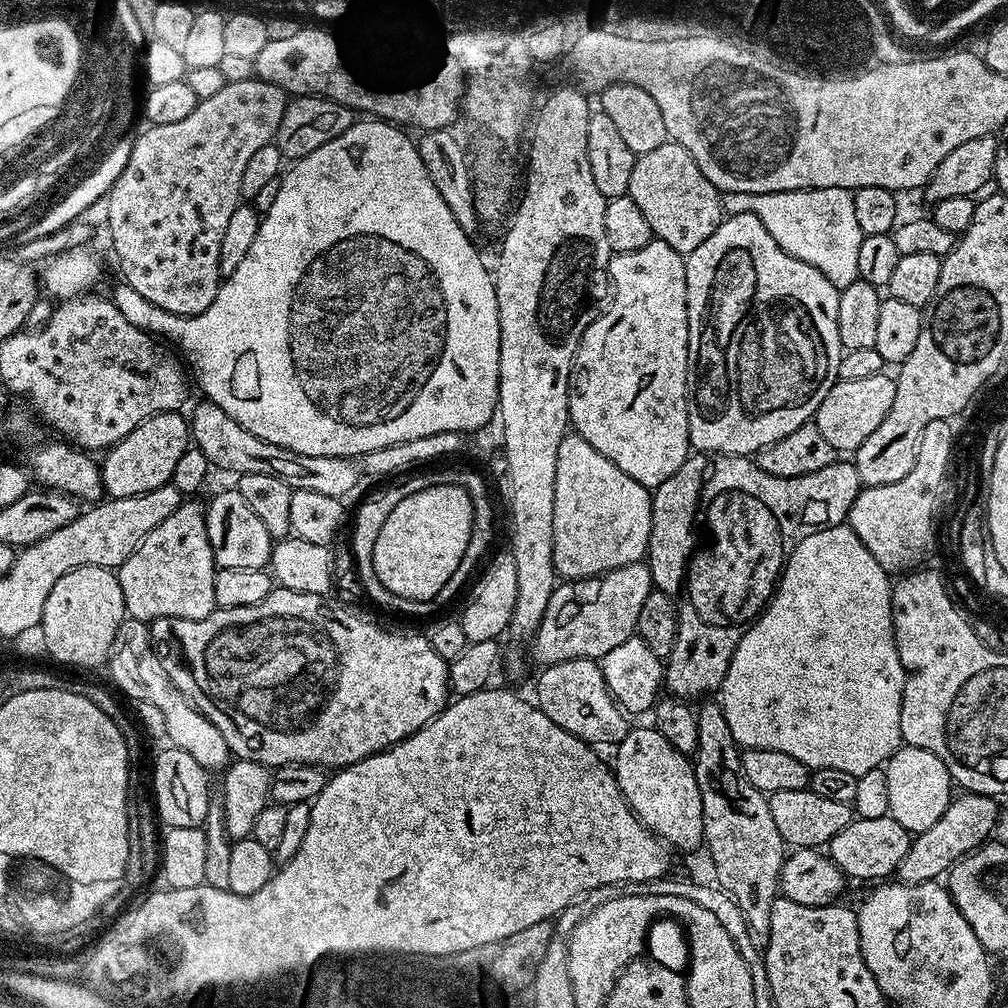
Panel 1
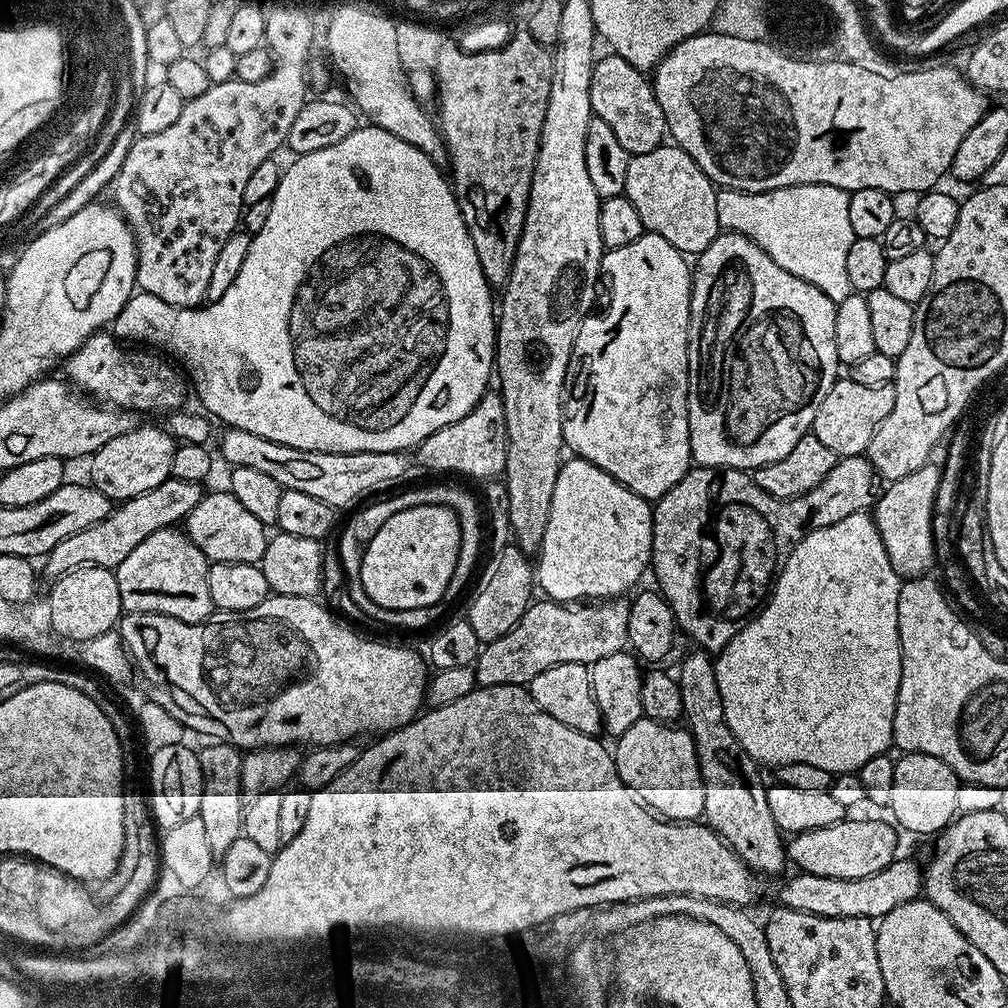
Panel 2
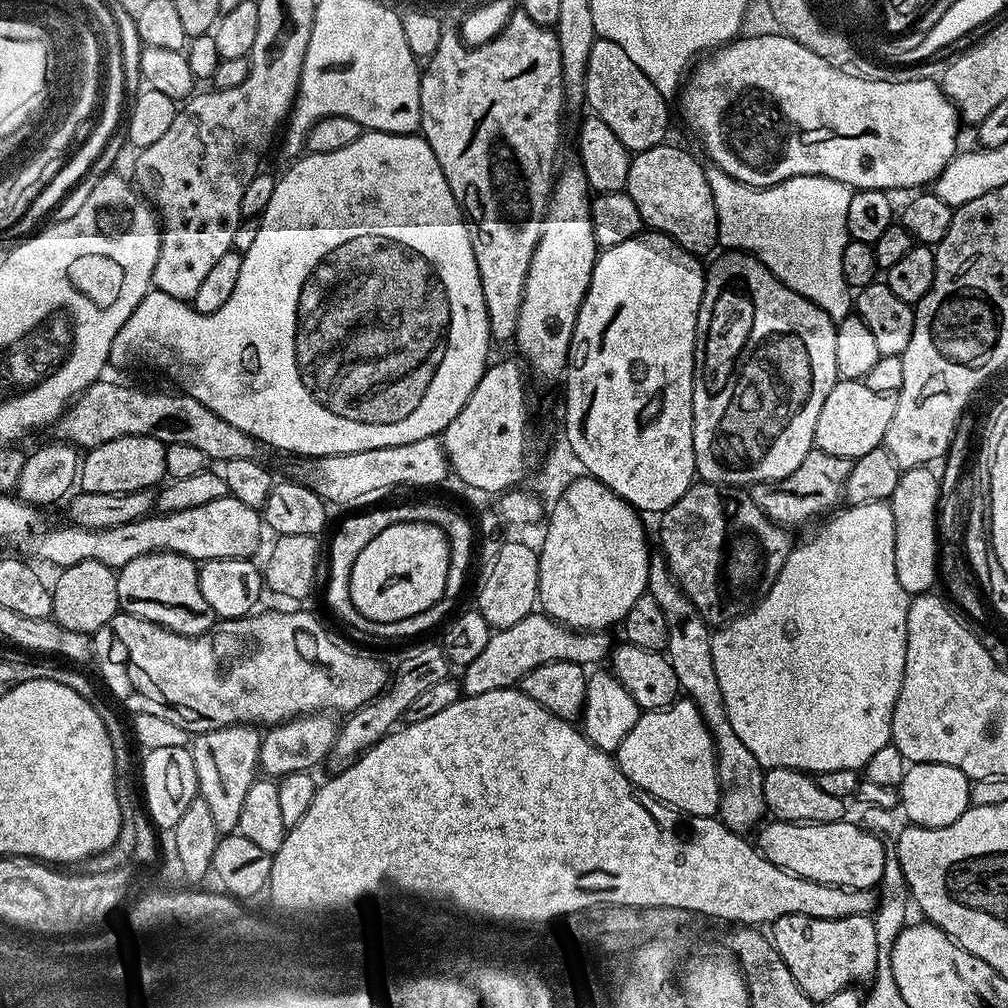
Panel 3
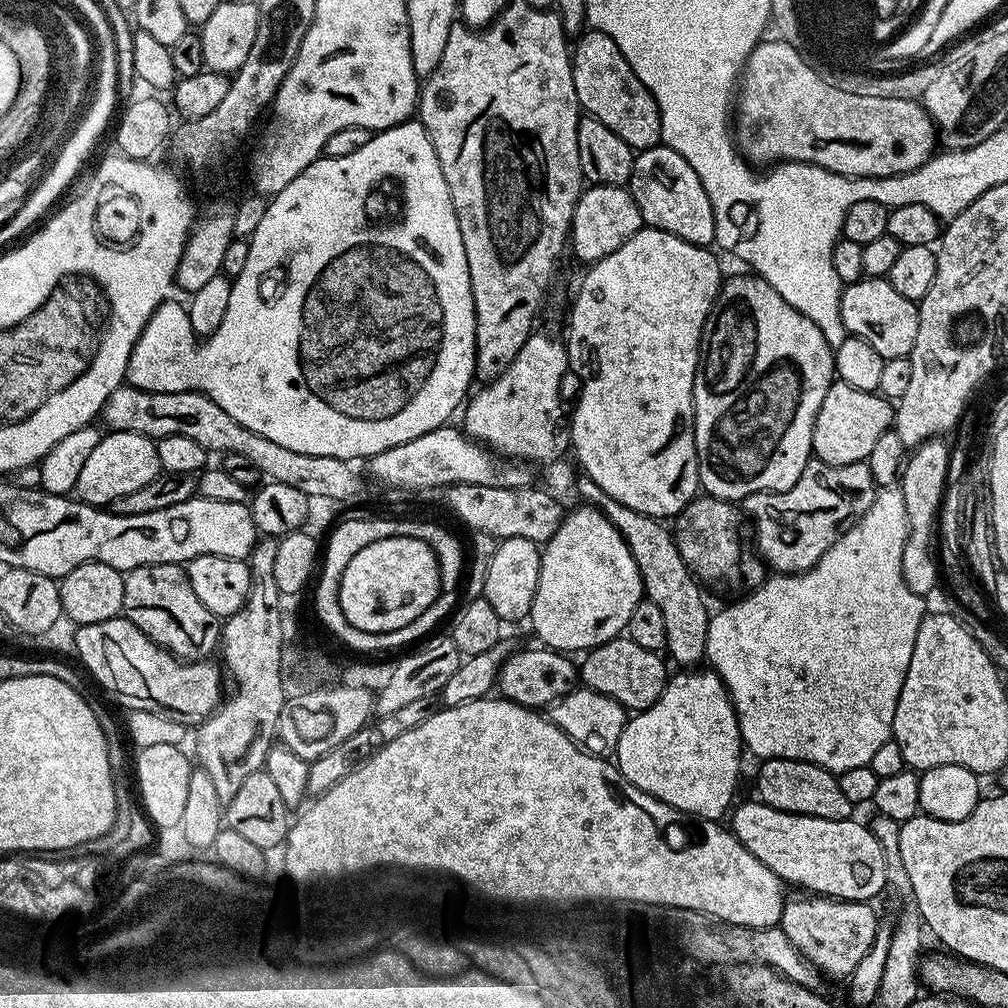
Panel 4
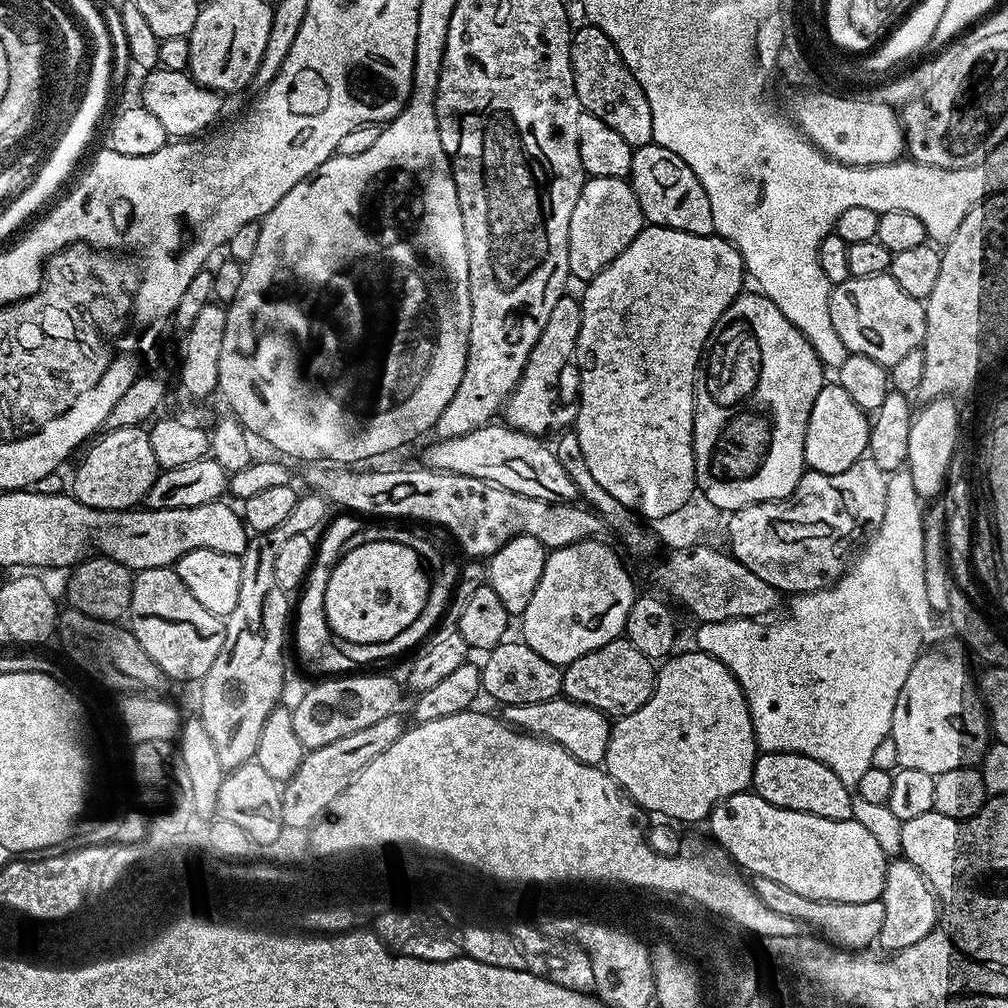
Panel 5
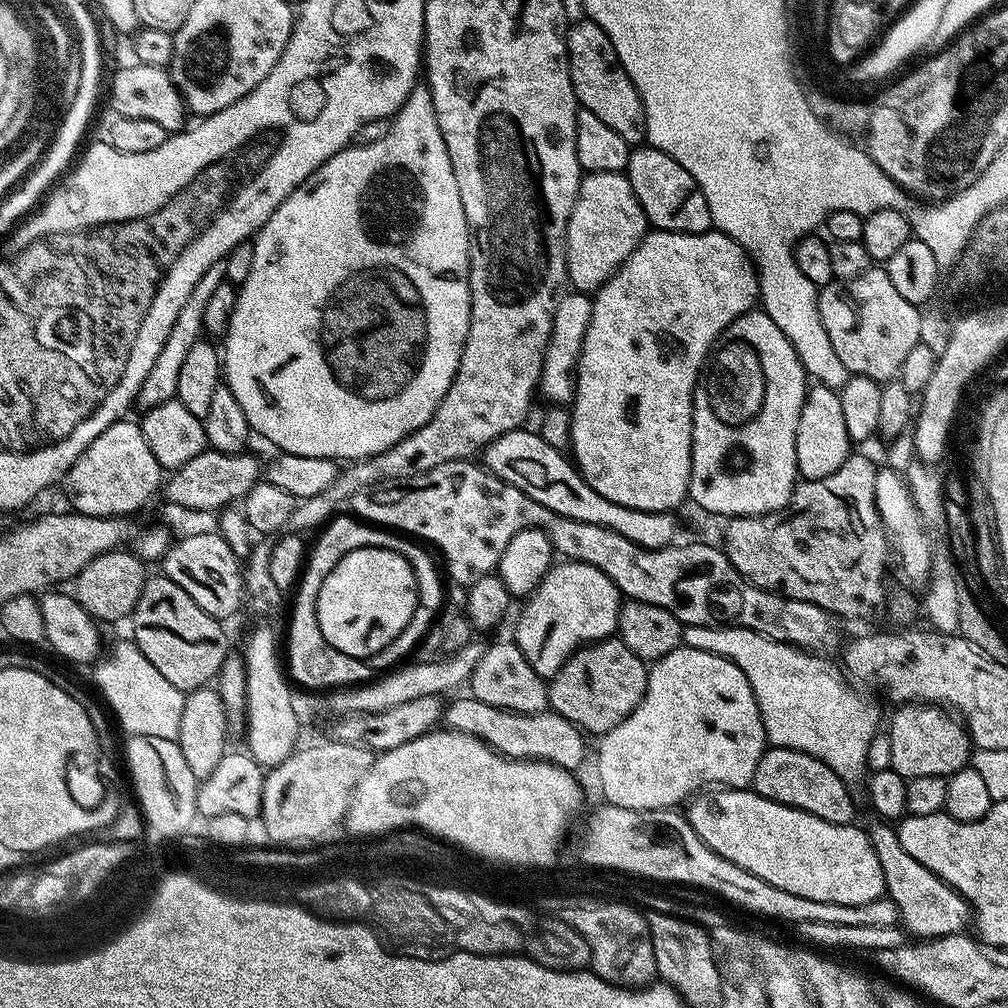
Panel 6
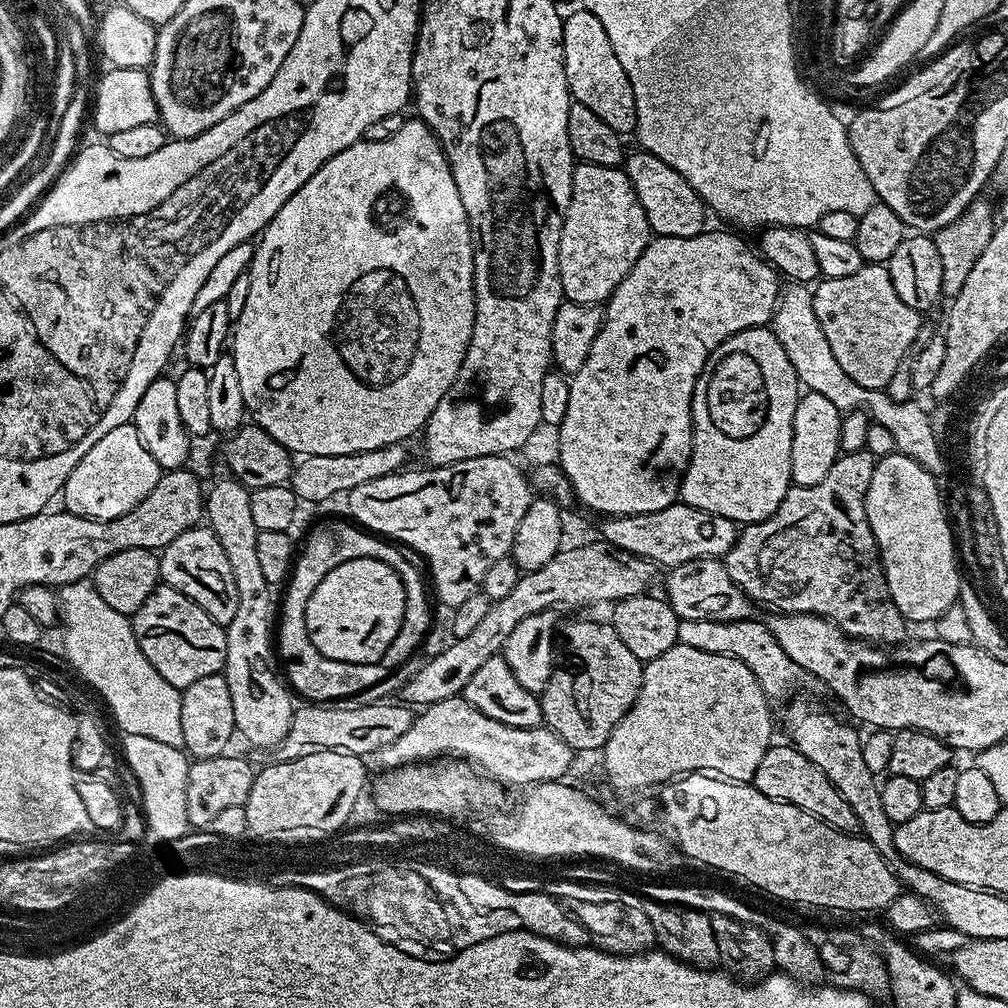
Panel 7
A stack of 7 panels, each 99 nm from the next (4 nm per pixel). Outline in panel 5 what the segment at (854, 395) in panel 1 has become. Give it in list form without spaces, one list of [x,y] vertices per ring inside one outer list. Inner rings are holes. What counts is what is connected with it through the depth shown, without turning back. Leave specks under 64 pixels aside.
[[[838,382],[825,383],[810,410],[810,418],[804,435],[804,463],[811,471],[822,474],[842,474],[842,470],[854,466],[868,451],[869,417],[842,390]]]

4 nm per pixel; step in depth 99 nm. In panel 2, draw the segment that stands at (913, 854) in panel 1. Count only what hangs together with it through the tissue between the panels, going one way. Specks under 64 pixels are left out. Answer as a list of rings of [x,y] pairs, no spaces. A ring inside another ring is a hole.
[[[897,858],[878,874],[866,878],[826,878],[818,874],[800,872],[784,884],[779,903],[785,908],[818,914],[822,918],[866,918],[873,922],[890,914],[898,906],[921,899],[924,891],[924,868],[916,860]]]

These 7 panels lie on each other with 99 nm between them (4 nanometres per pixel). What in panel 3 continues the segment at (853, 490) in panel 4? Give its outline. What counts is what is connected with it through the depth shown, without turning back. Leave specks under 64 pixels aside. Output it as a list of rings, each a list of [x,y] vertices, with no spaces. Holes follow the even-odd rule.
[[[813,450],[806,454],[806,458],[802,458],[802,466],[798,466],[798,470],[794,470],[794,474],[790,474],[781,480],[753,484],[750,488],[750,495],[752,501],[774,523],[781,526],[804,524],[807,520],[822,515],[823,512],[829,511],[828,513],[831,513],[837,507],[835,504],[841,503],[844,483],[848,481],[852,466],[853,461],[846,458]]]

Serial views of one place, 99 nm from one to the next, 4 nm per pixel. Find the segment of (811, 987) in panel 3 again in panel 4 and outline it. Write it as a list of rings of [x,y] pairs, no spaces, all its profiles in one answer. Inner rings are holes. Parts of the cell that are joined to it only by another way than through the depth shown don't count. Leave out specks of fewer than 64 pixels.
[[[831,898],[789,899],[782,910],[779,927],[800,949],[801,954],[816,967],[816,971],[828,976],[851,976],[854,966],[866,958],[866,950],[876,937],[878,921],[876,912],[868,902],[834,900]]]

